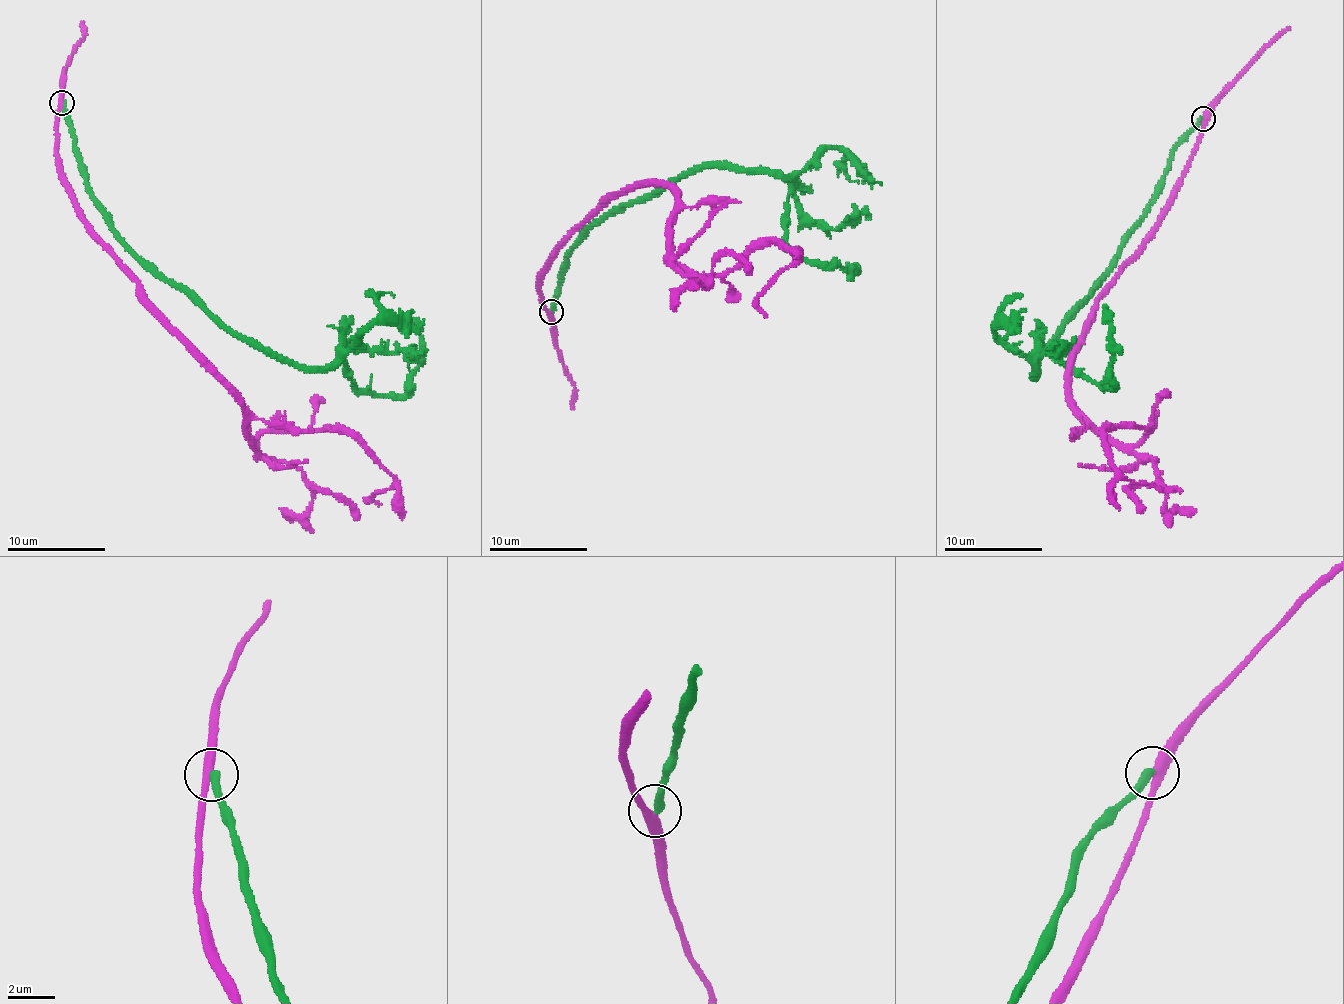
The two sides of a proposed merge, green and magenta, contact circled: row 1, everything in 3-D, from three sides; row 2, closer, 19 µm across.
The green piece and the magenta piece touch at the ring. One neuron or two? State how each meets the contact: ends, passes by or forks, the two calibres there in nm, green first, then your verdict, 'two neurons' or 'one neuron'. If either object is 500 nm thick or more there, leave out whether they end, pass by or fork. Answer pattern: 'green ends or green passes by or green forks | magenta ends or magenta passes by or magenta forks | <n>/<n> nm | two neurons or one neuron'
green ends | magenta passes by | 360/360 nm | two neurons

